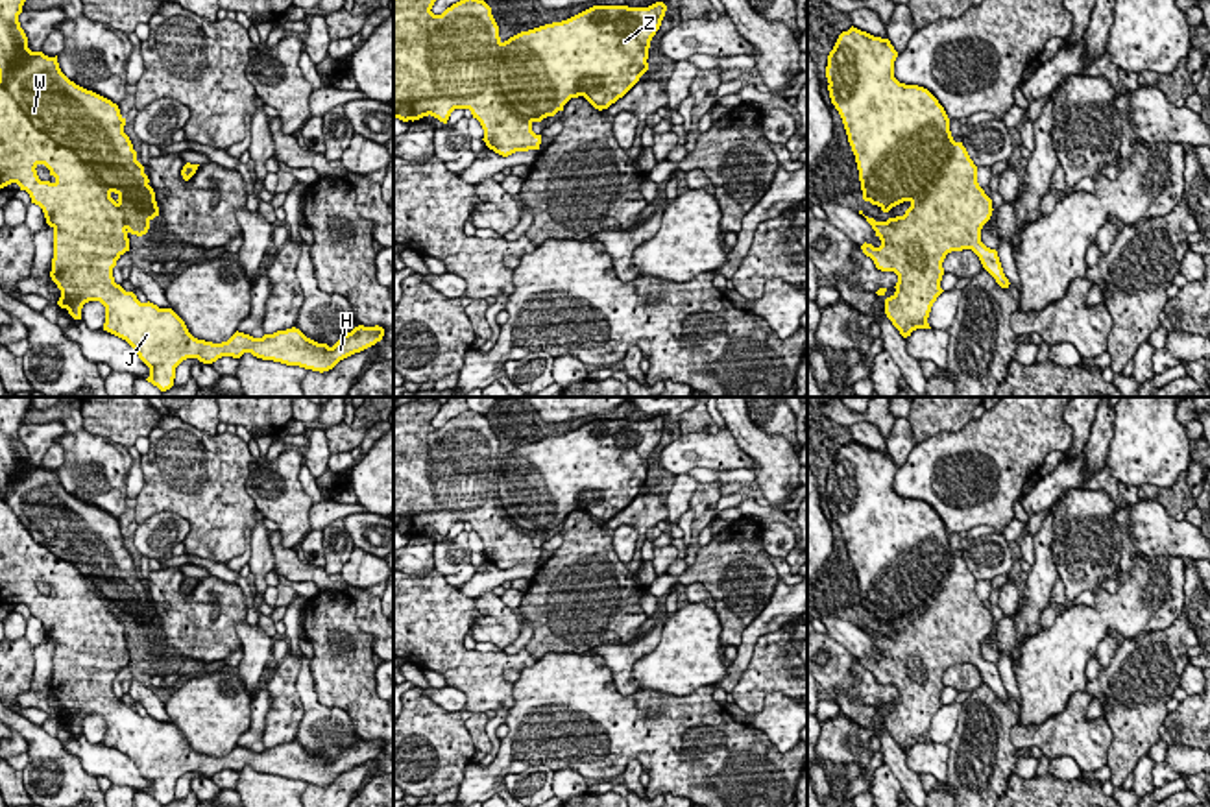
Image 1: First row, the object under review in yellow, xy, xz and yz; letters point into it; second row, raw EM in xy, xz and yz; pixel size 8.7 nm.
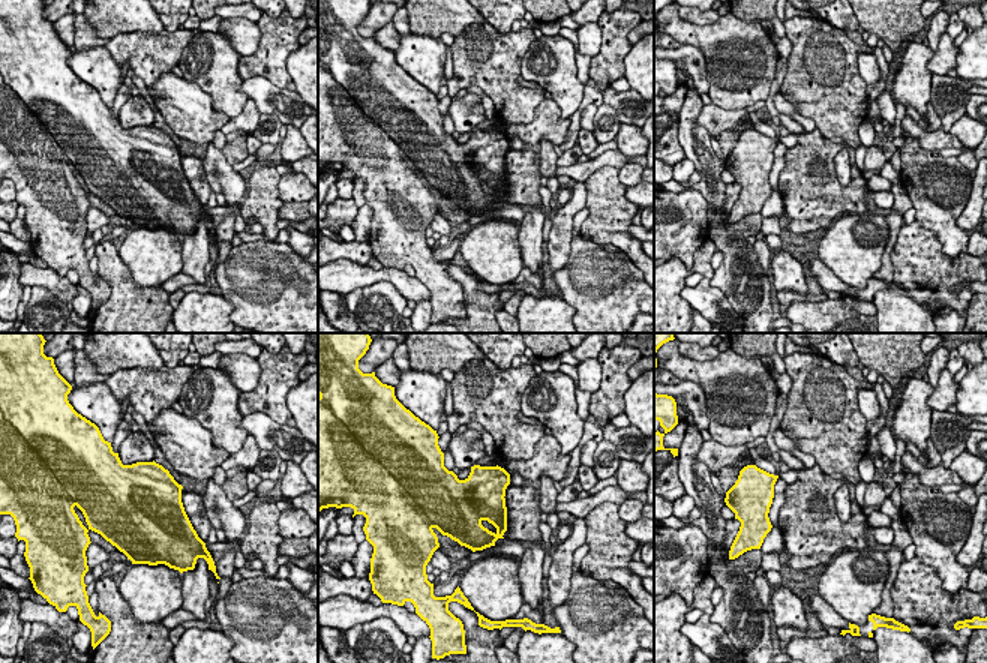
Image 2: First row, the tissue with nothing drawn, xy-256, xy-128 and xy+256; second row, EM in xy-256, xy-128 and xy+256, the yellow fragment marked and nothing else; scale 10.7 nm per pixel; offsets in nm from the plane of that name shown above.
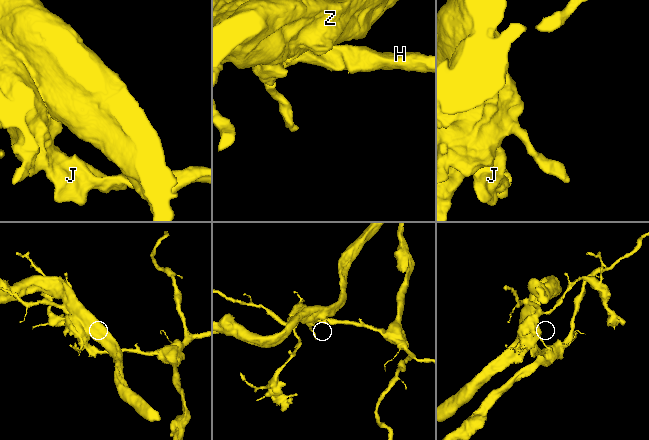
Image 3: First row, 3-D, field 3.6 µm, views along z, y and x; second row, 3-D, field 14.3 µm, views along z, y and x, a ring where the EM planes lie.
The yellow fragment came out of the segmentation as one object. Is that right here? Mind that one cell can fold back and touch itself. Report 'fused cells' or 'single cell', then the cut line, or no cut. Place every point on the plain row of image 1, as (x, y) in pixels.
fused cells; cut xy (0, 497), (39, 543), (65, 558), (111, 604)

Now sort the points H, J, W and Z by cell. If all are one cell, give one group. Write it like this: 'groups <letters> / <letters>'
groups H J / W Z

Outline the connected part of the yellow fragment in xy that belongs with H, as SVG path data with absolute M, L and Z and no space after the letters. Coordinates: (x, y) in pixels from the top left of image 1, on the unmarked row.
M0 499L0 602L11 596L30 608L54 643L50 691L61 704L57 718L81 733L83 718L100 715L105 720L103 744L137 765L150 781L146 794L161 805L174 800L175 781L187 772L212 777L222 770L251 766L323 787L384 750L379 739L358 739L333 761L307 752L296 741L262 752L236 744L222 757L194 752L172 722L140 717L115 696L113 681L129 665L129 652L111 598L67 560L39 545Z

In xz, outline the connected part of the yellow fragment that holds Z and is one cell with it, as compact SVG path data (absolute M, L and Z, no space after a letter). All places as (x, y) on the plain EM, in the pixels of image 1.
M593 419L567 434L521 445L501 456L495 506L510 513L526 532L541 536L563 524L571 512L584 510L602 524L623 512L648 484L650 454L667 419Z

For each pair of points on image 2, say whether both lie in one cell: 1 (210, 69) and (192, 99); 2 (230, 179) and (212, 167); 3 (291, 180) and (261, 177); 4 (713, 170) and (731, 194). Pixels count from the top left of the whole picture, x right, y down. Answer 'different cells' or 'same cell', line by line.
1: different cells
2: same cell
3: different cells
4: different cells

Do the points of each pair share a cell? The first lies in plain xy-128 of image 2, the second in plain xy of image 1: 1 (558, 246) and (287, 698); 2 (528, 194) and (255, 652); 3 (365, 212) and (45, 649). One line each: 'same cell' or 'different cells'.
1: same cell
2: different cells
3: same cell

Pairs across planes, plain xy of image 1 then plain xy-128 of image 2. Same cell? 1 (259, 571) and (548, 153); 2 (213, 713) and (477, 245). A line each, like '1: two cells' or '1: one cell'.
1: one cell
2: one cell

